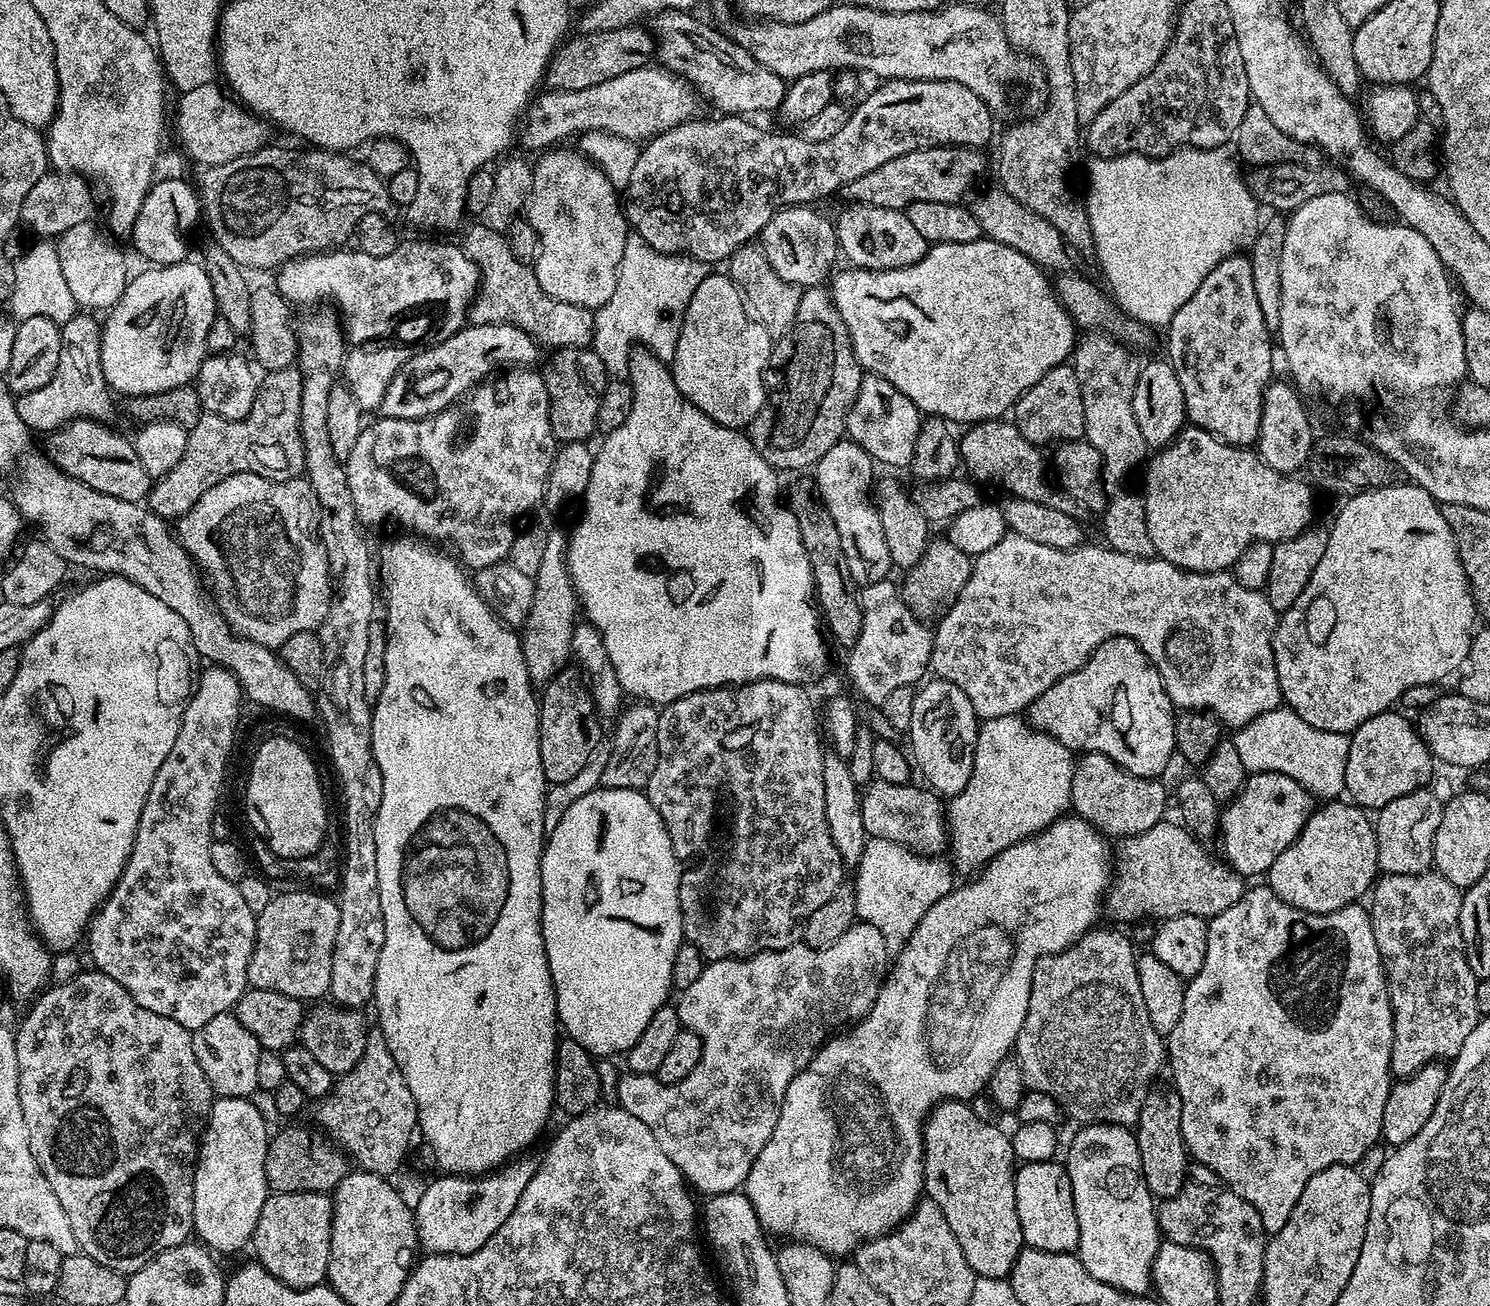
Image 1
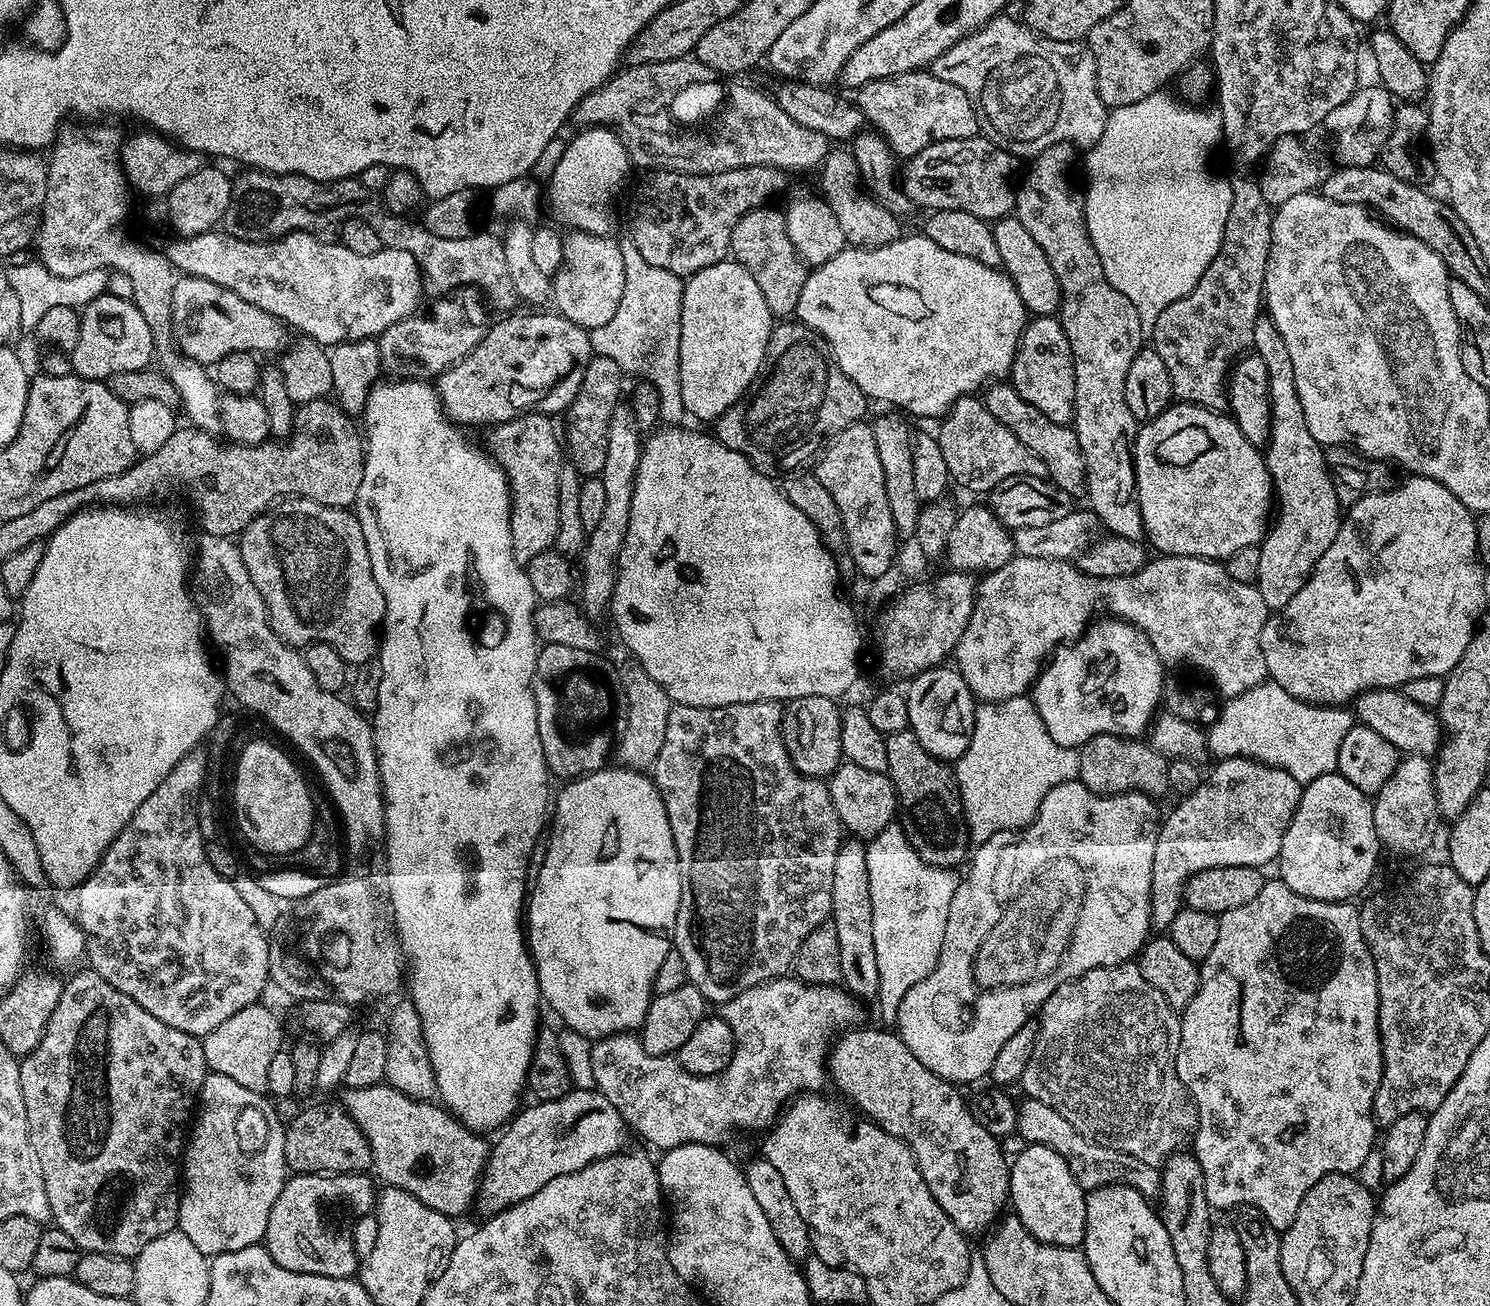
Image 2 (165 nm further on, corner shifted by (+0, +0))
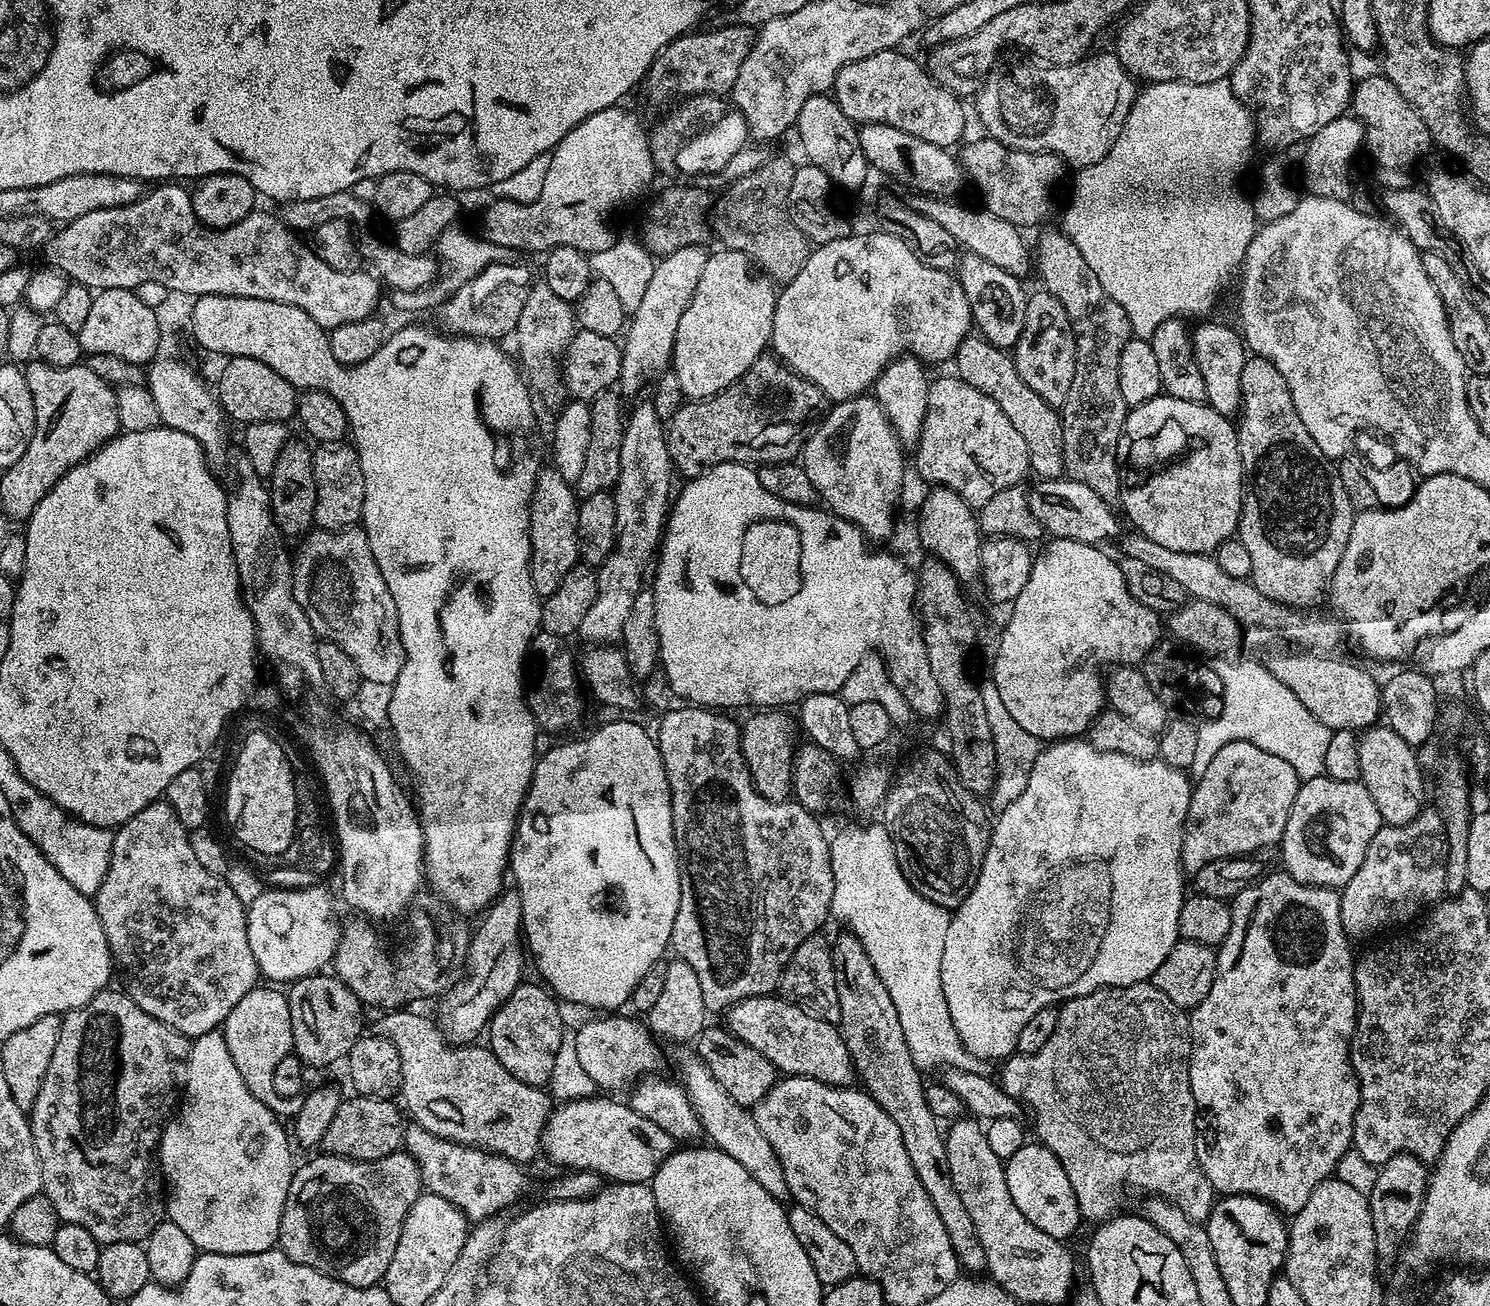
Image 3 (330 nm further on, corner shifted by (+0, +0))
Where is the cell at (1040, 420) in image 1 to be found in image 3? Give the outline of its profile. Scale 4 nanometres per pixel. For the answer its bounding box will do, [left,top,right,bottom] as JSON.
[1014,290,1076,408]

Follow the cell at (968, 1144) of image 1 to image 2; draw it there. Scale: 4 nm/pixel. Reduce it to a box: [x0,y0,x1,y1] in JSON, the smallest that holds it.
[826,1026,1010,1238]

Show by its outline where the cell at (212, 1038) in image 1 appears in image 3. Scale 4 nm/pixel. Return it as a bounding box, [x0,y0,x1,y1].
[222,986,298,1117]

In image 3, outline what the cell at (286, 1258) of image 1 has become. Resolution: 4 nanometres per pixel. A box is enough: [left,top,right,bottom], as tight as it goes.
[279,1150,422,1288]

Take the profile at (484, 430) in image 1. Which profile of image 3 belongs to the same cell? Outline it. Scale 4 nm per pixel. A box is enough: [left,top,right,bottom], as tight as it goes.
[530,467,580,598]

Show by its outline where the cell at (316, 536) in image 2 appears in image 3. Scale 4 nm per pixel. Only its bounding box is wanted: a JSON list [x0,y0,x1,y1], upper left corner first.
[292,526,404,684]

